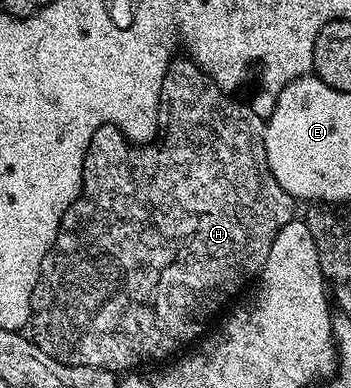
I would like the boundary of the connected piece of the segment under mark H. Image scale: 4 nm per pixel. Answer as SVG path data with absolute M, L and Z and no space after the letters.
M181 56L173 57L168 63L162 102L166 110L168 106L168 116L166 112L162 137L155 144L137 144L116 124L98 127L90 140L84 157L84 188L62 216L58 232L52 239L52 247L42 260L40 275L32 293L30 334L38 348L42 348L46 356L54 356L54 360L81 366L101 366L103 370L113 372L128 372L139 367L136 366L139 362L156 364L159 363L156 362L159 358L171 359L177 352L185 349L183 346L187 342L195 343L205 333L204 325L208 318L219 312L220 305L227 298L235 299L259 275L260 269L266 264L266 256L270 256L270 248L274 248L274 236L278 236L280 229L294 216L293 198L285 192L282 184L278 184L278 180L274 180L268 167L264 143L265 119L259 118L247 101L239 102L236 96L223 90L198 63L187 56Z

